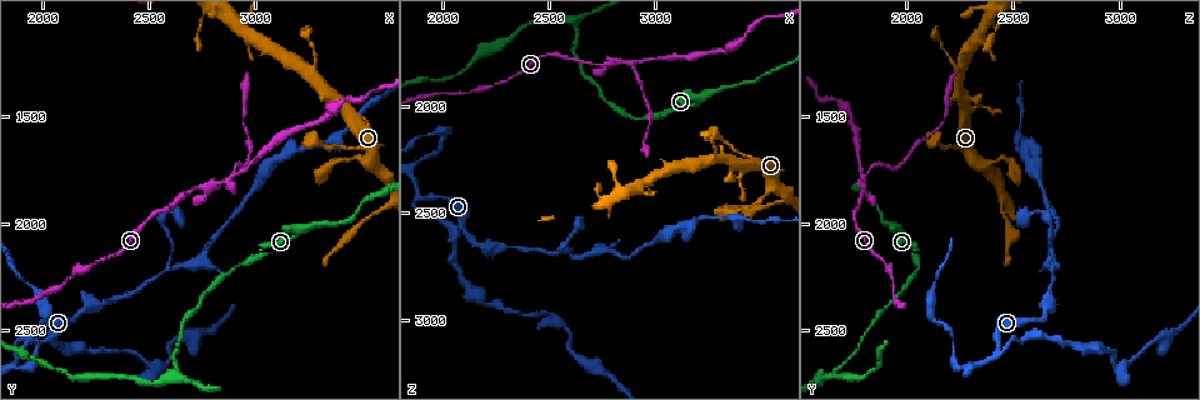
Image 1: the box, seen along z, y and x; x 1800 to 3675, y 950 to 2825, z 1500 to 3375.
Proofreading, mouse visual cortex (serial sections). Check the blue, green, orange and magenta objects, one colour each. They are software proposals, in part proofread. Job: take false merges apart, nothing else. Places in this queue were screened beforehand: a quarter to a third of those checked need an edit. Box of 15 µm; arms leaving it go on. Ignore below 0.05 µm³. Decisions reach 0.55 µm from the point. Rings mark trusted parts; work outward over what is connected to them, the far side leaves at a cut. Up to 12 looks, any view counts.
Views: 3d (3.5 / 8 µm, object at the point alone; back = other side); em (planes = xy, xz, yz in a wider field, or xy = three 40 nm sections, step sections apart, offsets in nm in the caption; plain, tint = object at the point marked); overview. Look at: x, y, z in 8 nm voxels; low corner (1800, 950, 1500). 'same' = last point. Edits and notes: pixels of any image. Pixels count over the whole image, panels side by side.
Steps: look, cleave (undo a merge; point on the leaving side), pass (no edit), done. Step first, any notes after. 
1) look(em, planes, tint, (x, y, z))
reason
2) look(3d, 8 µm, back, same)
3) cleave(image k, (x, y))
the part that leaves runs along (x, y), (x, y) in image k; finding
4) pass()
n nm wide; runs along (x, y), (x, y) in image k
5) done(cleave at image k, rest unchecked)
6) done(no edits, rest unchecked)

look(3d, 3.5 µm, (2370, 2720, 1640))
thin neck

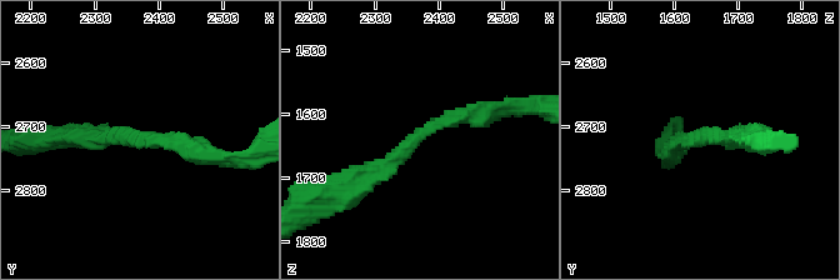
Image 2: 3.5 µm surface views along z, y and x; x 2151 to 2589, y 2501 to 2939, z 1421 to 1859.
look(em, xy, step 5, tint, (2375, 2705, 1635))
arms of 250, 250 nm; shape alone is not enough

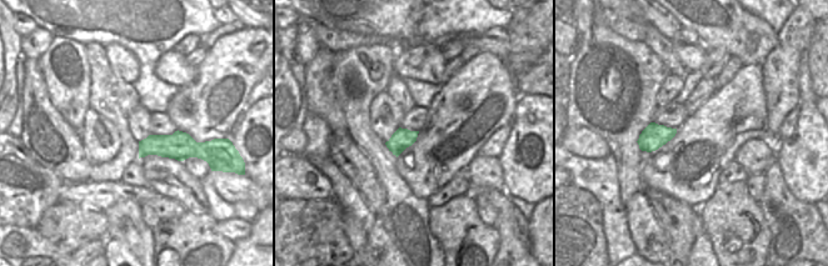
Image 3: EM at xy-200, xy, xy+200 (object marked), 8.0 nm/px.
look(em, xy, step 3, tint, same)
cut it another way

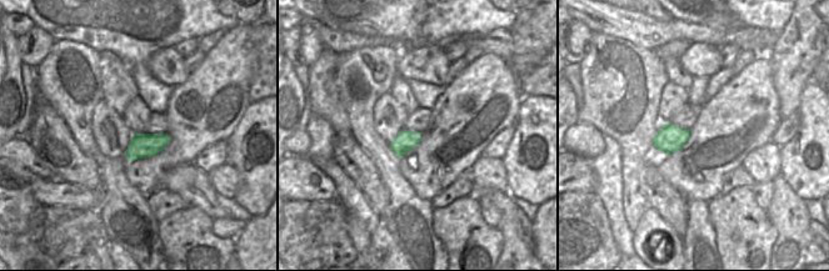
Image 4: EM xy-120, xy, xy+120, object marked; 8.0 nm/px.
pass()
160 nm wide; runs along (494, 113), (433, 125), (353, 186) in image 2; one cell here

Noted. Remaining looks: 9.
look(3d, 3.5 µm, (2330, 2360, 2660))
calibre changes

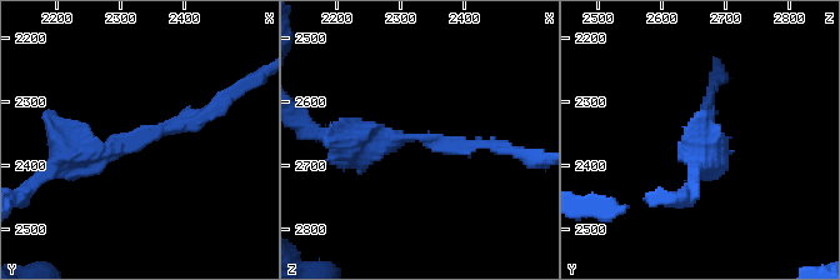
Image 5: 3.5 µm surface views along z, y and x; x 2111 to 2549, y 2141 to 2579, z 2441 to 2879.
look(em, xy, step 2, tint, (2325, 2360, 2660))
arms of 150, 400 nm; need the tissue

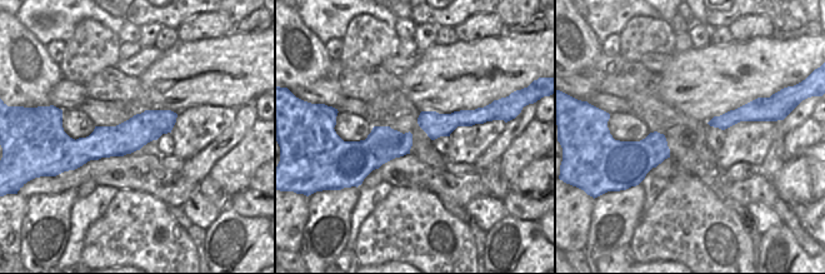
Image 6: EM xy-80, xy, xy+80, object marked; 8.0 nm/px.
pass()
runs along (60, 164), (213, 110) in image 5; continuous, no second cell

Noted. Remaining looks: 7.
look(3d, 3.5 µm, (1950, 2660, 2230))
sharp bend

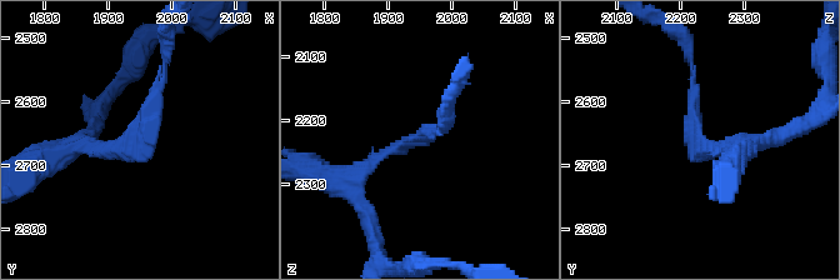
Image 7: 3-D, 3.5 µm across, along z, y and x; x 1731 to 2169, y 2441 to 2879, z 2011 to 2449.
look(em, xy, step 2, plain, (1950, 2665, 2225))
now the EM

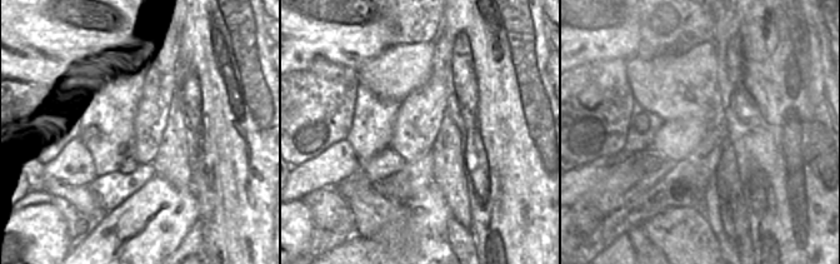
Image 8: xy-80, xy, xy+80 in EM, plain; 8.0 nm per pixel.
look(em, xy, step 2, tint, same)
where the object lies

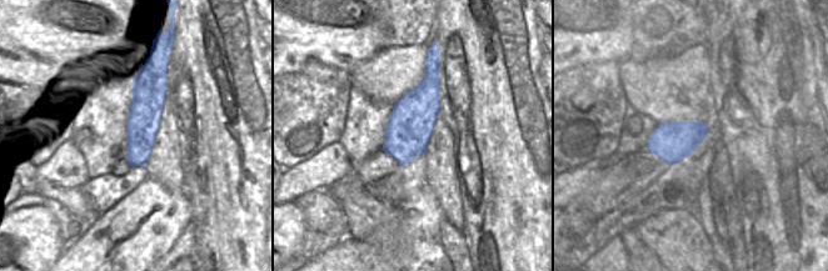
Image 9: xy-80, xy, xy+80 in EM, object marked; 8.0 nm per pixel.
pass()
arms of 150, 200 nm; one cell here

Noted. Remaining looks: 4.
look(3d, 3.5 µm, (1980, 2330, 2130))
sudden change in width

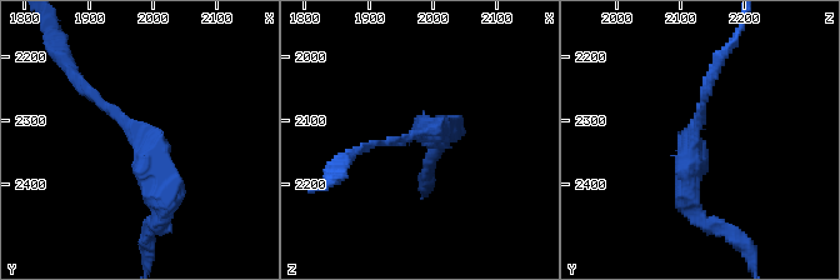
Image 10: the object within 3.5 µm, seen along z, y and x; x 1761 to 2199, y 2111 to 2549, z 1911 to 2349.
look(em, xy, step 5, plain, (1995, 2335, 2125))
arms of 100, 200 nm; need the tissue

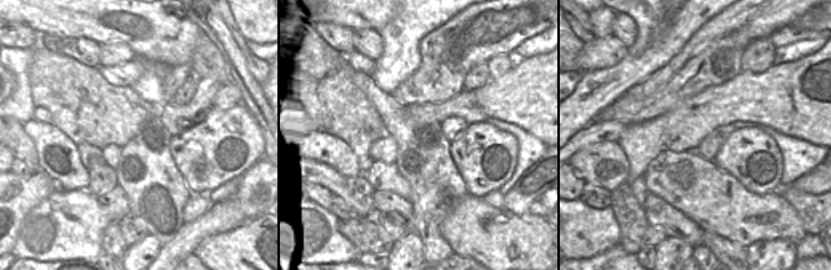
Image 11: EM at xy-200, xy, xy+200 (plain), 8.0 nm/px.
look(em, xy, step 5, tint, same)

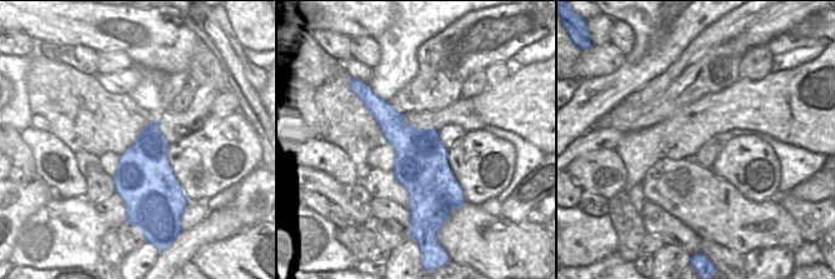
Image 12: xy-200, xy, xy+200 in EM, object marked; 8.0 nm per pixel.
pass()
runs along (156, 223), (153, 149), (84, 88) in image 10; all the same cell

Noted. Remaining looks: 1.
done(no edits, rest unchecked)

